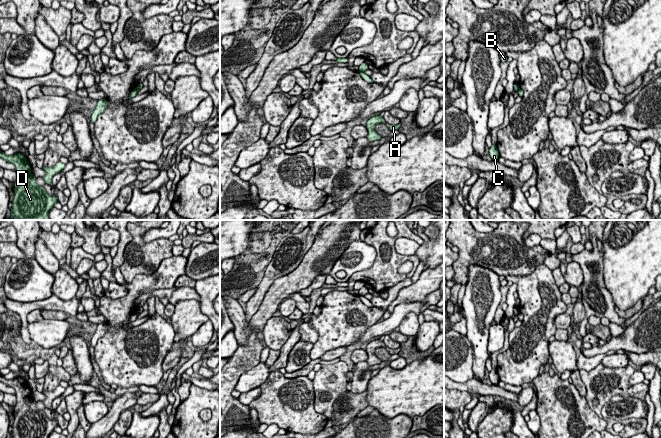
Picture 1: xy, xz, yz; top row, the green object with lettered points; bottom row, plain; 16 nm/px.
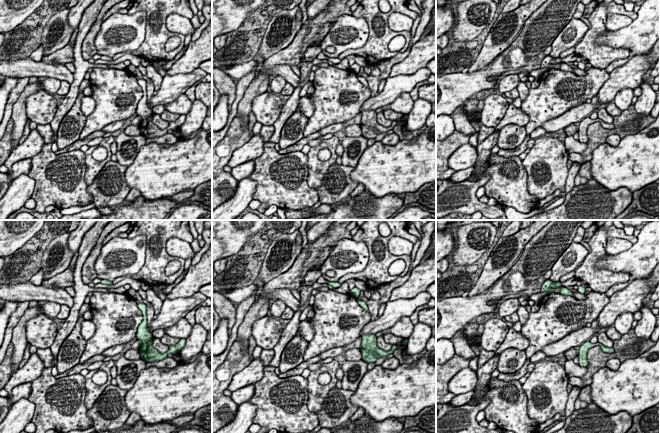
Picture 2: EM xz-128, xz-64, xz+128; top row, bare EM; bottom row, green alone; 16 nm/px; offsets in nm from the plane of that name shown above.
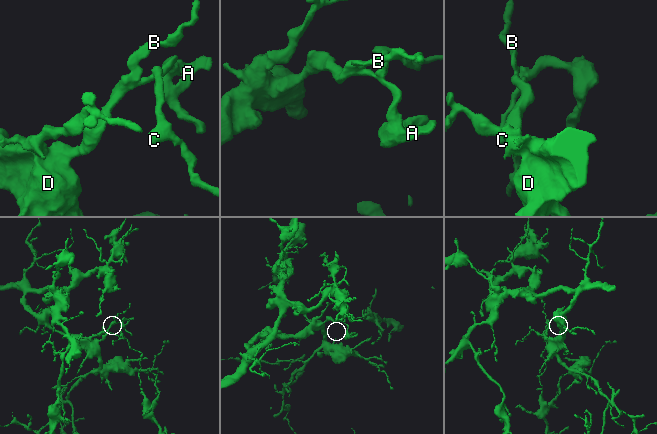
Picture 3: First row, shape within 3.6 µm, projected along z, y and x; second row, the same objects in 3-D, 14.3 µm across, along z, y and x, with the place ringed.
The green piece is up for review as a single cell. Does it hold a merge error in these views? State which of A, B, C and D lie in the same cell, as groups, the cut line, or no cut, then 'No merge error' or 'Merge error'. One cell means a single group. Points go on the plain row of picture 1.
Groups: A B D / C. Split along xz (359, 294), (364, 296). Merge error

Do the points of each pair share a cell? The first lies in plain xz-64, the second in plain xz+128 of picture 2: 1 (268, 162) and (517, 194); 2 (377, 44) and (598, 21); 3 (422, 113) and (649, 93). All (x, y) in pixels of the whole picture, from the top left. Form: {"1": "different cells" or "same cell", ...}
{"1": "same cell", "2": "same cell", "3": "same cell"}

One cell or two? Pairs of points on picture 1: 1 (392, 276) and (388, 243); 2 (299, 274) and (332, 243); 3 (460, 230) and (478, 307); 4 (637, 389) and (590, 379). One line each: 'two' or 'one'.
1: one
2: one
3: two
4: one

